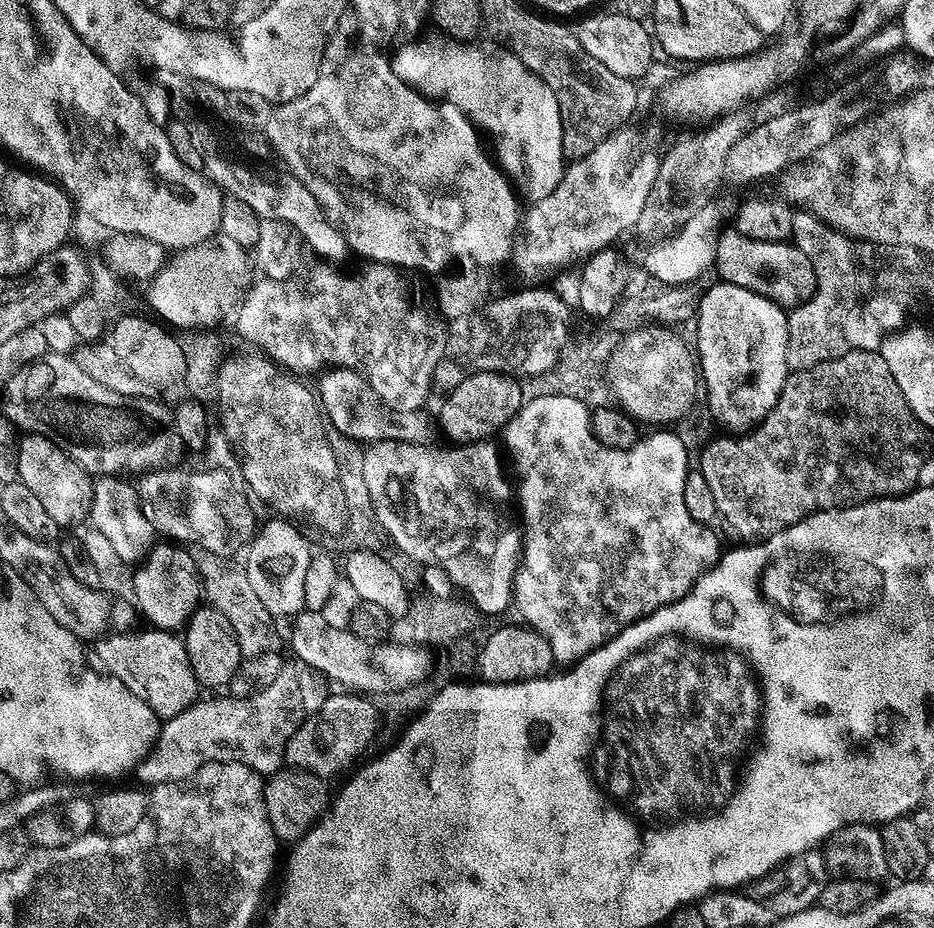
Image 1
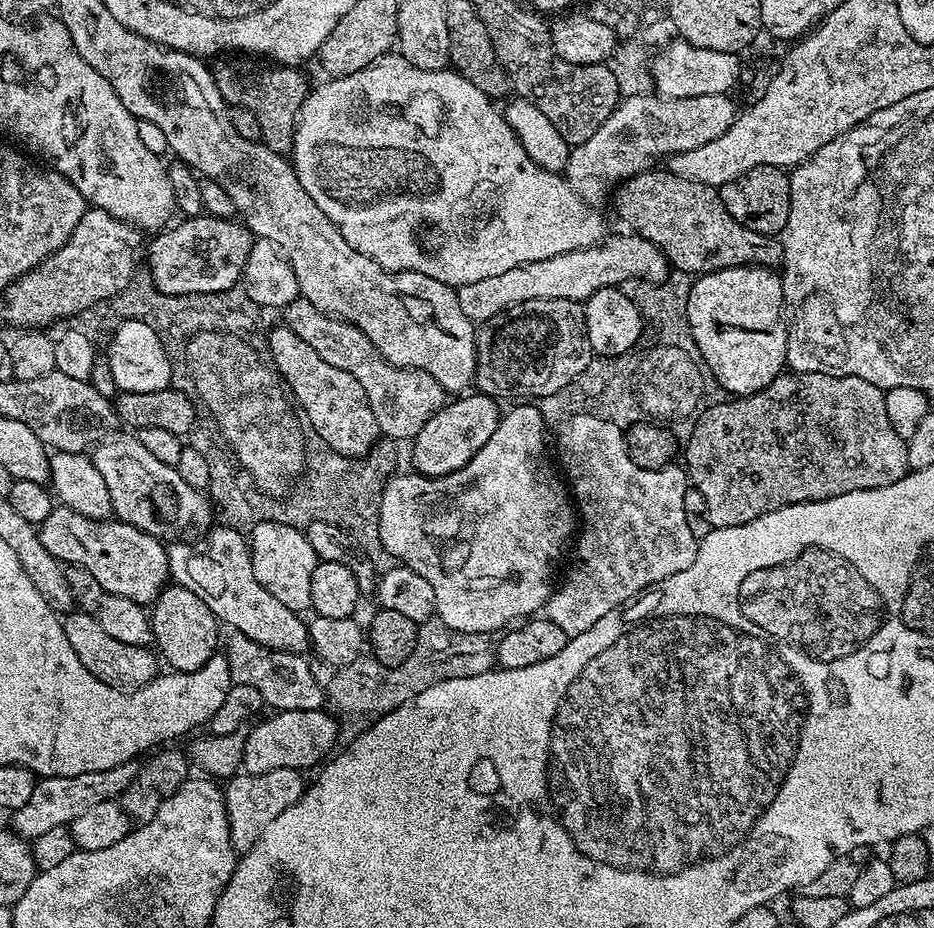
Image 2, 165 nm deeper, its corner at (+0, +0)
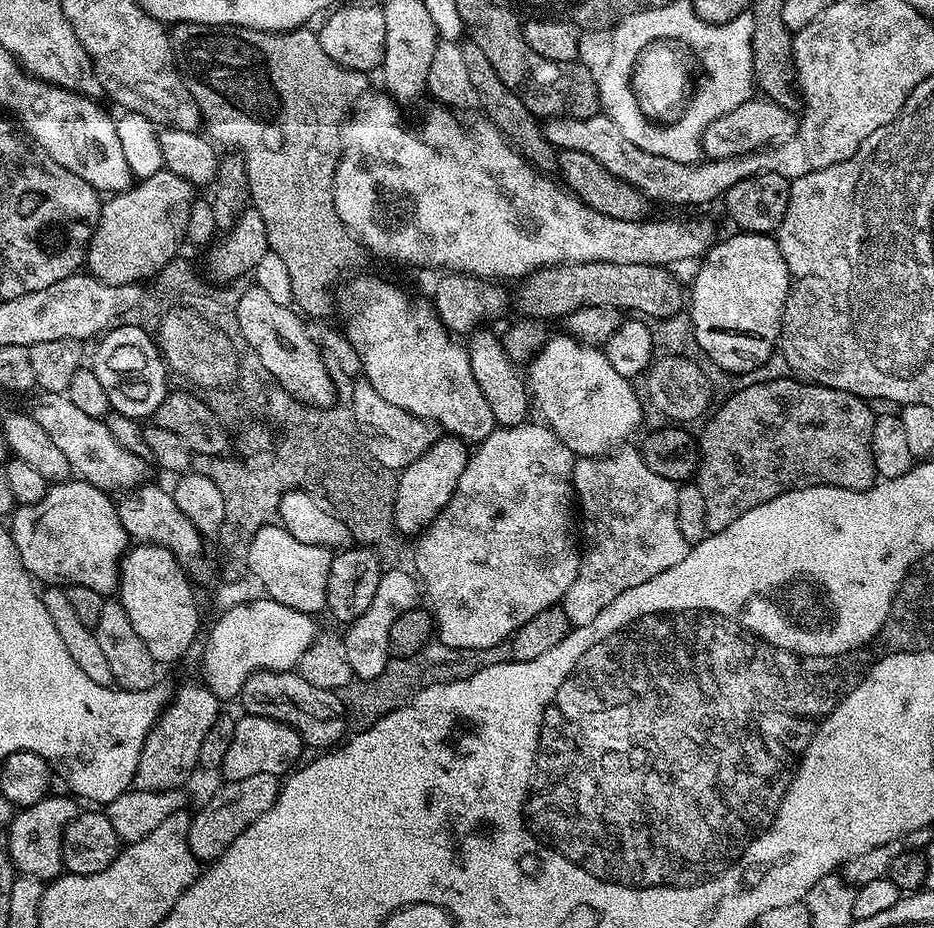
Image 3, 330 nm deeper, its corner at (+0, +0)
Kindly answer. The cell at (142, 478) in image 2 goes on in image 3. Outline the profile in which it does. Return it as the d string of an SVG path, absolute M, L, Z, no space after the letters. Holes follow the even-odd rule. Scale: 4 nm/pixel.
M37 391L32 398L32 405L27 405L26 408L28 415L34 418L34 422L38 422L38 426L42 426L42 430L46 430L50 442L62 450L66 462L70 462L73 473L79 479L90 482L109 494L135 490L149 479L149 461L120 446L103 419L78 410L78 406L74 406L74 402L70 402L70 398L63 392Z

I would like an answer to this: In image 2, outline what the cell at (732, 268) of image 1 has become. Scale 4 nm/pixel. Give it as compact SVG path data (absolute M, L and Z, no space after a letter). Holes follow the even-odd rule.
M649 170L639 172L624 180L616 187L610 204L616 207L620 220L625 224L629 233L646 238L654 242L668 259L669 265L675 270L689 274L703 274L705 272L717 272L727 268L753 265L758 268L775 269L784 259L784 248L779 239L766 234L758 234L754 230L746 230L726 210L717 189L706 186L702 182L690 182L690 178L678 178L678 174L667 170Z

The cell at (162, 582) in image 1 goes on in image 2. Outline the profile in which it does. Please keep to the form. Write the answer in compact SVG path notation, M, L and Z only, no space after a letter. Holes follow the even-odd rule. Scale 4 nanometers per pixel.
M67 506L53 507L50 518L39 525L42 546L55 560L68 566L85 568L94 574L104 593L120 595L143 606L156 603L162 589L169 583L168 549L159 536L138 530L121 520L95 520L78 514Z

